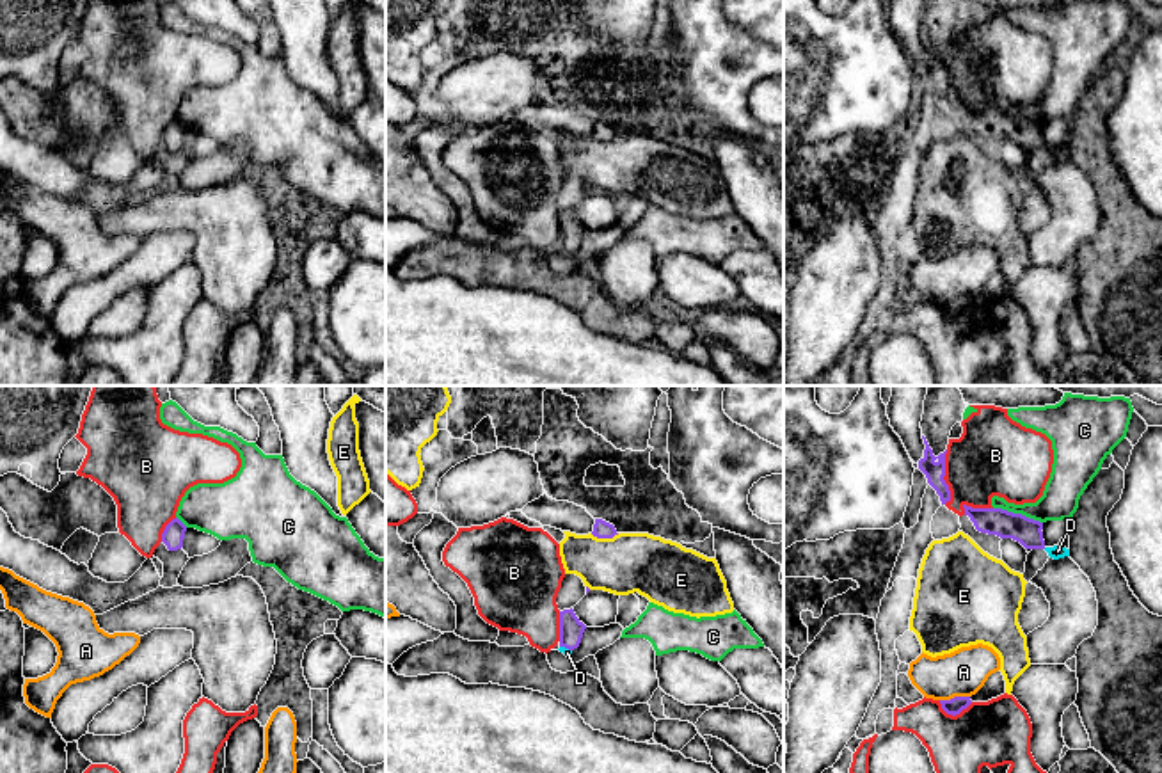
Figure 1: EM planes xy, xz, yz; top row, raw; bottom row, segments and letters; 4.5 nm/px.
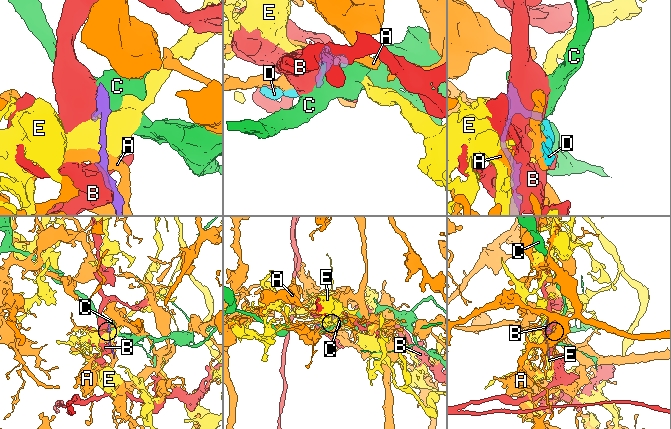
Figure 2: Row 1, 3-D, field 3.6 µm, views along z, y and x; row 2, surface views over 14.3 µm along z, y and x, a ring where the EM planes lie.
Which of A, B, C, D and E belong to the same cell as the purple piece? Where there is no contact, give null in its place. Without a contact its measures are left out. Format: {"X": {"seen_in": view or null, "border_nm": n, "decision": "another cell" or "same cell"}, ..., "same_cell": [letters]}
{"A": {"seen_in": "yz", "border_nm": 140, "decision": "another cell"}, "B": {"seen_in": "yz", "border_nm": 240, "decision": "another cell"}, "C": {"seen_in": "yz", "border_nm": 240, "decision": "another cell"}, "D": {"seen_in": "xz", "border_nm": 60, "decision": "same cell"}, "E": {"seen_in": "xz", "border_nm": 140, "decision": "another cell"}, "same_cell": ["D"]}

